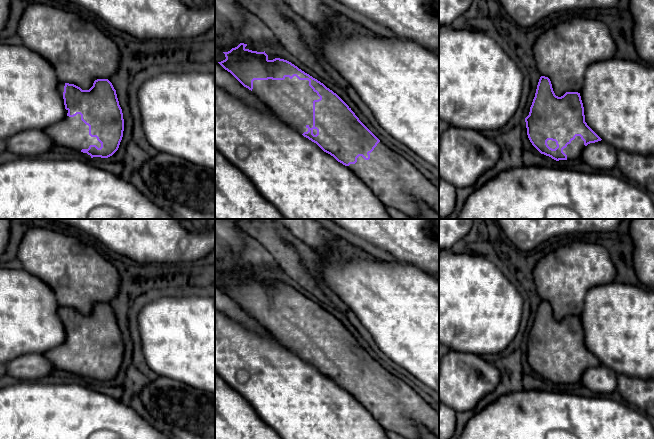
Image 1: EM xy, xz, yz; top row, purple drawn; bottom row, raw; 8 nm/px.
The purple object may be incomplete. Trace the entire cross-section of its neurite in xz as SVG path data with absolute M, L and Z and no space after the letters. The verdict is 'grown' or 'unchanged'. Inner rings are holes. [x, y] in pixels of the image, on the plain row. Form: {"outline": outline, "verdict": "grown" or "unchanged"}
{"outline": "M240 267L237 271L232 272L228 276L223 276L225 278L226 283L218 286L225 294L230 296L244 311L251 314L254 318L256 318L268 331L270 331L278 340L282 342L282 344L289 348L291 351L295 352L300 358L304 361L308 362L312 366L316 367L324 376L333 380L338 386L347 390L349 394L351 394L368 412L372 414L374 419L381 425L381 427L385 431L395 432L407 439L419 439L418 427L425 427L432 435L439 438L439 414L437 411L429 405L424 399L417 394L407 383L397 378L393 374L391 374L386 368L381 366L355 339L355 337L351 334L351 332L332 314L327 312L323 307L313 302L309 298L305 297L297 290L292 288L291 286L275 282L273 284L268 283L268 279L264 276L257 276L246 273L247 268Z", "verdict": "grown"}

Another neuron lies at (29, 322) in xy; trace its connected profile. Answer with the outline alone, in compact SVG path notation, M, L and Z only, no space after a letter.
M0 268L0 364L26 354L44 354L60 346L67 339L67 334L58 315L59 307L53 290L35 275L23 269Z

